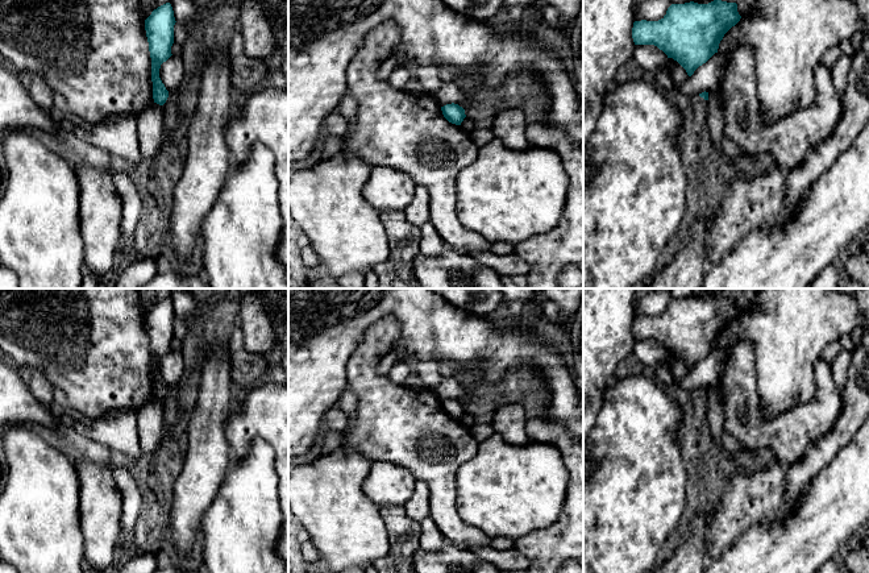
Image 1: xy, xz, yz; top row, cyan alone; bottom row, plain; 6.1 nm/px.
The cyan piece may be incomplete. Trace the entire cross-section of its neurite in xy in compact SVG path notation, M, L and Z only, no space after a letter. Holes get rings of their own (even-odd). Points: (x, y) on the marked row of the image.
M166 3L151 12L145 20L145 30L149 42L151 58L151 82L154 103L163 105L169 97L169 91L159 78L159 68L171 54L174 43L174 11L170 3Z

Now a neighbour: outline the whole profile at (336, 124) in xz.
M332 112L325 120L325 137L342 136L346 133L349 126L348 120L338 112Z

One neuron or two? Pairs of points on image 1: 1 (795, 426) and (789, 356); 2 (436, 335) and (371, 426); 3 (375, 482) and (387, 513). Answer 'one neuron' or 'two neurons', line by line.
1: two neurons
2: two neurons
3: two neurons

